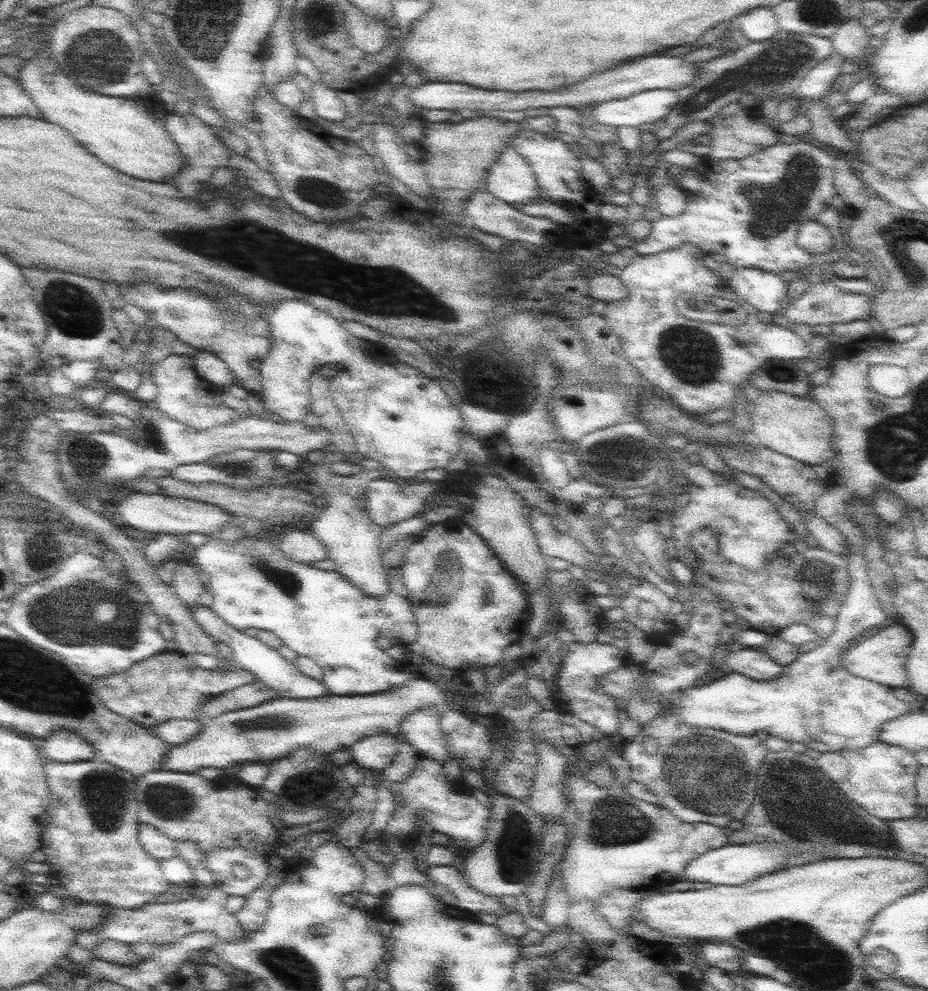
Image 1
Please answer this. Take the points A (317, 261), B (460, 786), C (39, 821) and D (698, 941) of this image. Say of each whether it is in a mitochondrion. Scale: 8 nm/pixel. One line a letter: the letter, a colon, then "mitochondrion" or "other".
A: mitochondrion
B: other
C: other
D: other

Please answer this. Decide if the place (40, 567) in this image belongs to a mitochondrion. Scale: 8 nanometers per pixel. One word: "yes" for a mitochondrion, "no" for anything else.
yes

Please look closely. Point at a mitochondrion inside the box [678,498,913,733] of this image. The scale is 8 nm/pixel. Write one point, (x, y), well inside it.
(810, 588)

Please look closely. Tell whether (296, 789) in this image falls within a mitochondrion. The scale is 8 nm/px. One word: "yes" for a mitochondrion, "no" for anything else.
yes

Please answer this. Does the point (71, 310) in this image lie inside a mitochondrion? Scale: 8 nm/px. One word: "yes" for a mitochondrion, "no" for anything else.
yes

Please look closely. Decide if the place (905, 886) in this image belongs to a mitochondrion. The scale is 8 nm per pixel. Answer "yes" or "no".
no

